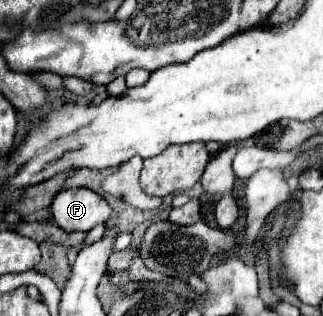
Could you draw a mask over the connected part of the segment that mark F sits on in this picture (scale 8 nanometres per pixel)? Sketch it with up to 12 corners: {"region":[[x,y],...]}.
{"region":[[87,187],[63,189],[51,203],[55,225],[91,231],[113,213]]}

